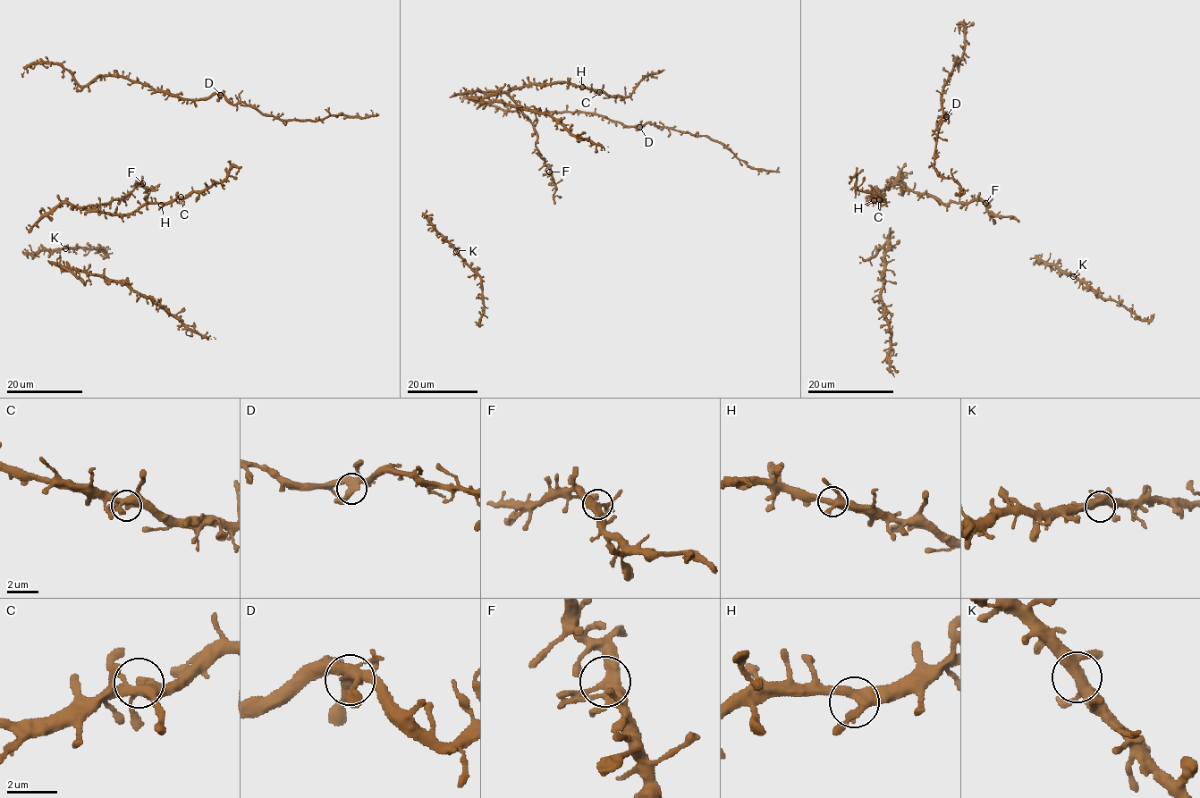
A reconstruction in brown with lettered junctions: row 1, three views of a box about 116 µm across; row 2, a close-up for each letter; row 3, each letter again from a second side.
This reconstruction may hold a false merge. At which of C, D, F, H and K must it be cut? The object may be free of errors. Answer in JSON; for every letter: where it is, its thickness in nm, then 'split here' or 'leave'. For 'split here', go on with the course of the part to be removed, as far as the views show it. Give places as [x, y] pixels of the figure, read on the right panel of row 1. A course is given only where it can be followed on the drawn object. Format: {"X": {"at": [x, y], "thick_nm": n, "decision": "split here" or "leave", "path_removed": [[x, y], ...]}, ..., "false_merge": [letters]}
{"C": {"at": [879, 199], "thick_nm": 360, "decision": "leave"}, "D": {"at": [946, 116], "thick_nm": 380, "decision": "leave"}, "F": {"at": [985, 203], "thick_nm": 360, "decision": "leave"}, "H": {"at": [874, 200], "thick_nm": 380, "decision": "leave"}, "K": {"at": [1073, 276], "thick_nm": 400, "decision": "leave"}, "false_merge": []}

